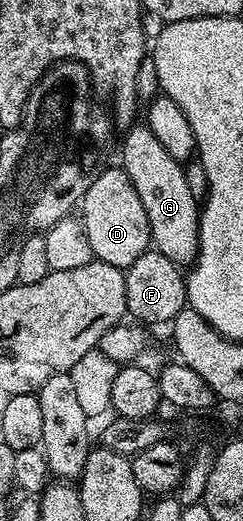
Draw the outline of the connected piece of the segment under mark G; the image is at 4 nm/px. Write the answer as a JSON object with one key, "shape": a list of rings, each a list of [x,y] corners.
{"shape":[[[134,126],[124,136],[119,164],[124,168],[127,178],[131,178],[131,186],[135,186],[135,191],[143,202],[152,247],[178,266],[192,265],[199,250],[201,213],[199,201],[187,187],[182,161],[171,158],[171,154],[167,154],[166,148],[147,127]]]}

